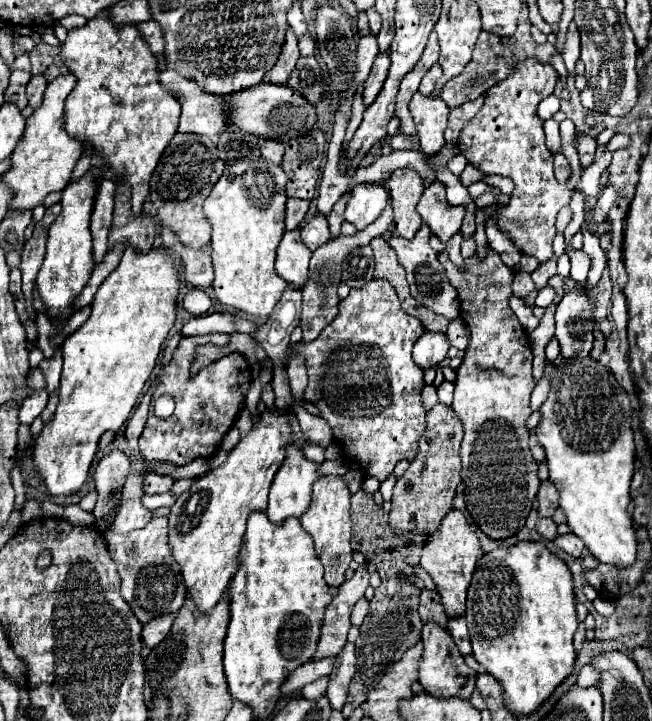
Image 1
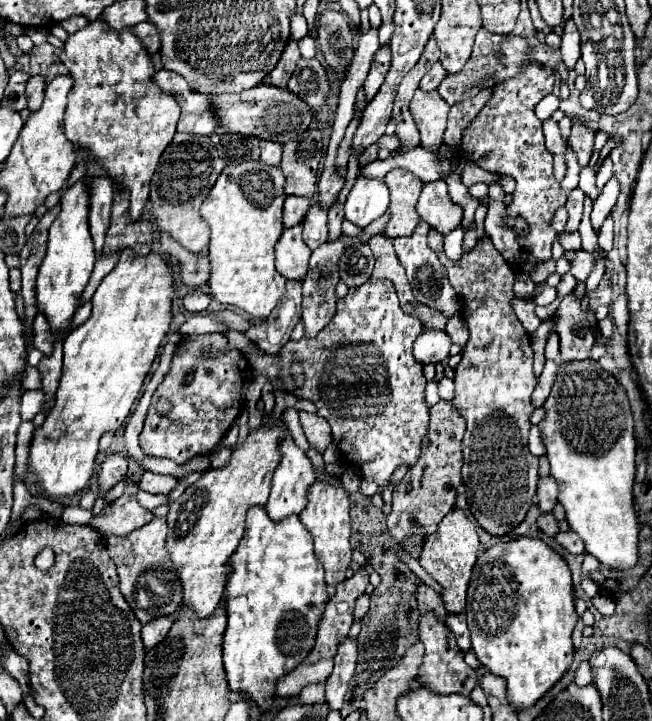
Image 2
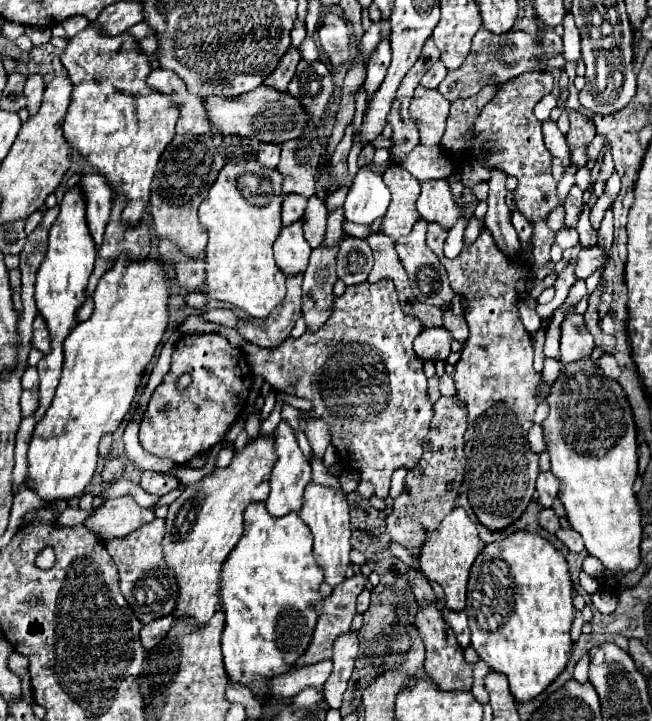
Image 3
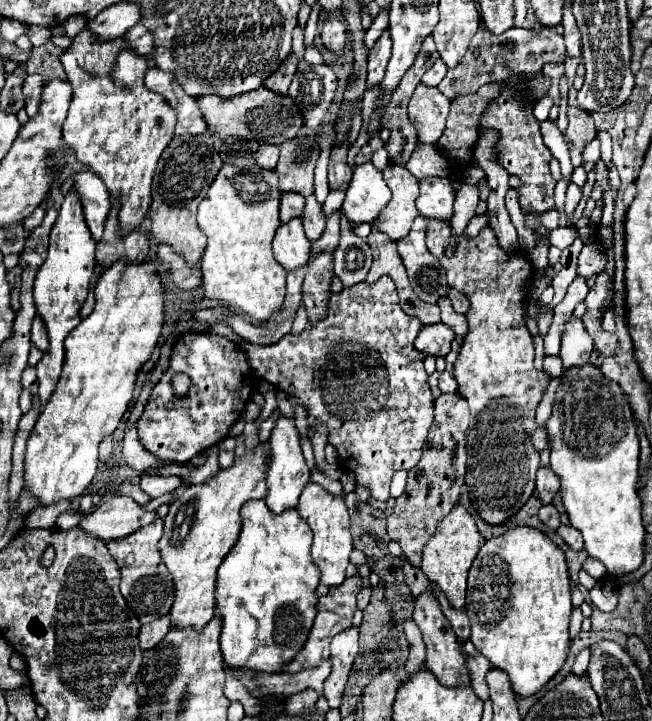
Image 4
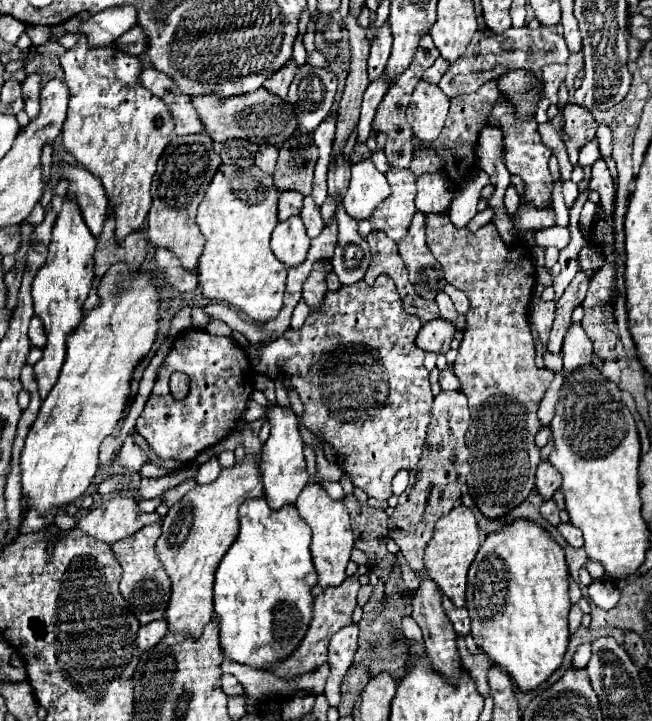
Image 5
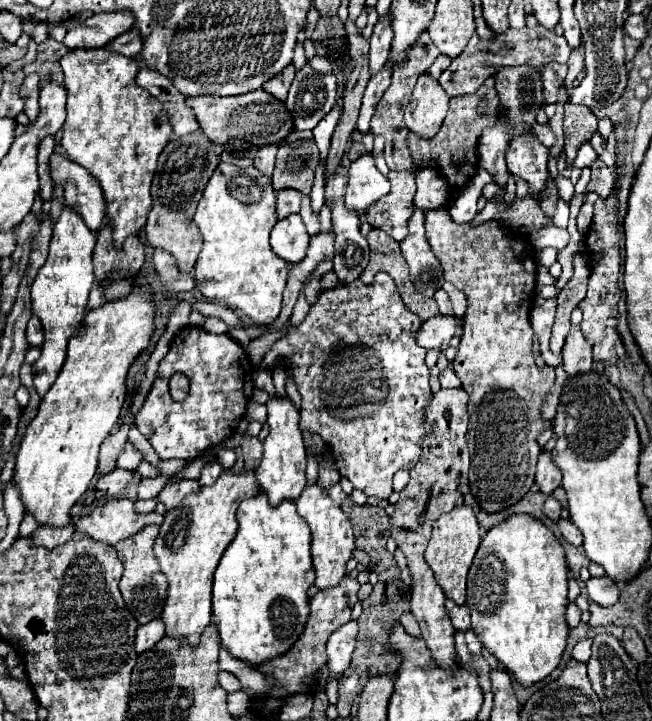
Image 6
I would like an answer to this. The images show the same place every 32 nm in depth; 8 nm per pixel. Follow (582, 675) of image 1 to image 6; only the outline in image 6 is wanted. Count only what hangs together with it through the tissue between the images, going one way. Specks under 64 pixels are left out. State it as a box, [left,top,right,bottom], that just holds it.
[572,638,592,662]

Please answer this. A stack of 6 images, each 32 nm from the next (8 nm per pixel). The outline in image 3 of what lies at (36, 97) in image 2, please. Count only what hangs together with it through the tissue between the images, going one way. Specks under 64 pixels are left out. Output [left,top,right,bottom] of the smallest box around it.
[24,74,44,116]

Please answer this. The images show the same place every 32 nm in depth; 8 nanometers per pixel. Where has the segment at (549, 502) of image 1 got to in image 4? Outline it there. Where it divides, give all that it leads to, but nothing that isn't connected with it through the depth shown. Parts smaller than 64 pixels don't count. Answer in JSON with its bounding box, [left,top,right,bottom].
[536,466,560,504]

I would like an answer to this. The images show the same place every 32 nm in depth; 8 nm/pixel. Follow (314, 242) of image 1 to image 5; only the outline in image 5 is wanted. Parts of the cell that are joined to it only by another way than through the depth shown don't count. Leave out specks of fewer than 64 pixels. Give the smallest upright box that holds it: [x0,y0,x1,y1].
[300,196,324,238]

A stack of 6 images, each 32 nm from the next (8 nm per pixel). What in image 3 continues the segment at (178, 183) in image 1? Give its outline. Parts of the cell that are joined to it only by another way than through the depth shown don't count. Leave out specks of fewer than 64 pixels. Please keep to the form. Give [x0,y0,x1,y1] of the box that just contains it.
[150,134,224,260]

